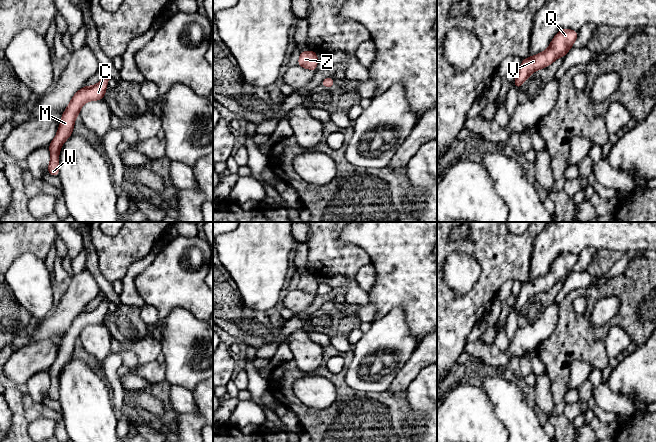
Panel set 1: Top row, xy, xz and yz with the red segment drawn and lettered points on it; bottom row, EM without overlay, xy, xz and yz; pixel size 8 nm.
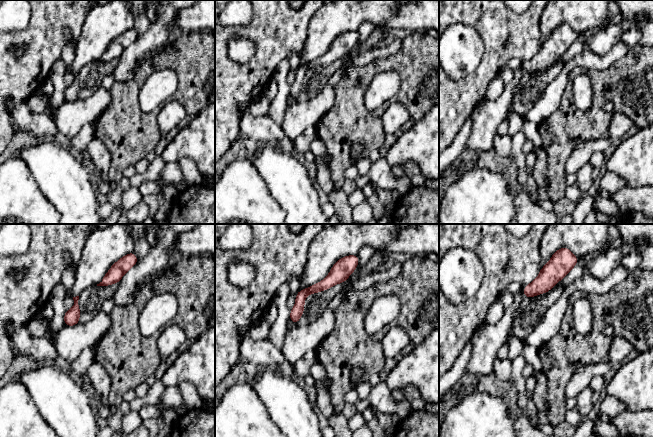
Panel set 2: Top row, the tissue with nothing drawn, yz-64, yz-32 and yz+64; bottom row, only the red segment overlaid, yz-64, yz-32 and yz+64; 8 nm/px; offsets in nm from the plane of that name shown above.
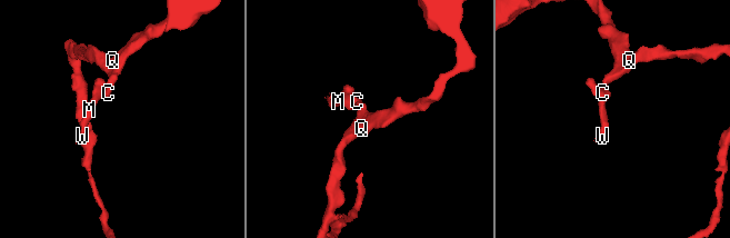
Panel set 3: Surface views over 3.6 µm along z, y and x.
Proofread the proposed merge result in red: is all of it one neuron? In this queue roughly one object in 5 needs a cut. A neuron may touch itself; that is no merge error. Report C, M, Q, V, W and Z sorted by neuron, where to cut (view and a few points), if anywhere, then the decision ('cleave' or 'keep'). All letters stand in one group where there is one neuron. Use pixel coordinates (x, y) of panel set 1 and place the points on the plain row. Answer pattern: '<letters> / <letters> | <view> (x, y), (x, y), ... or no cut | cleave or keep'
C M Q V W Z | no cut | keep

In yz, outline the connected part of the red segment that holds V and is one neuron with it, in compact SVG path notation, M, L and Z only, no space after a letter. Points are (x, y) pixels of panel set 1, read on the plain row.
M561 253L544 276L523 283L516 304L513 306L514 311L519 314L530 298L551 289L556 283L564 281L572 272L577 261L578 255Z

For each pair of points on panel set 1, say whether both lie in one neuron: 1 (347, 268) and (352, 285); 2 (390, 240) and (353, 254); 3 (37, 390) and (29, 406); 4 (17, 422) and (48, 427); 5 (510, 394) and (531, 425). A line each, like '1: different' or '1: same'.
1: different
2: different
3: different
4: different
5: same

